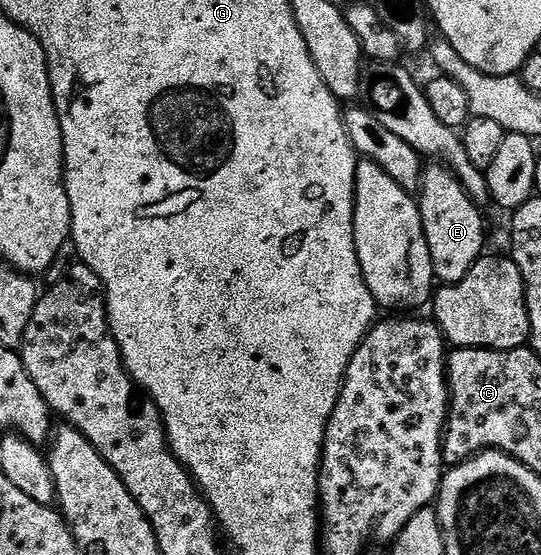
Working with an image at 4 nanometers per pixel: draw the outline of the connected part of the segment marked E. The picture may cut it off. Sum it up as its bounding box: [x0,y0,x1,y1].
[417,162,486,284]

